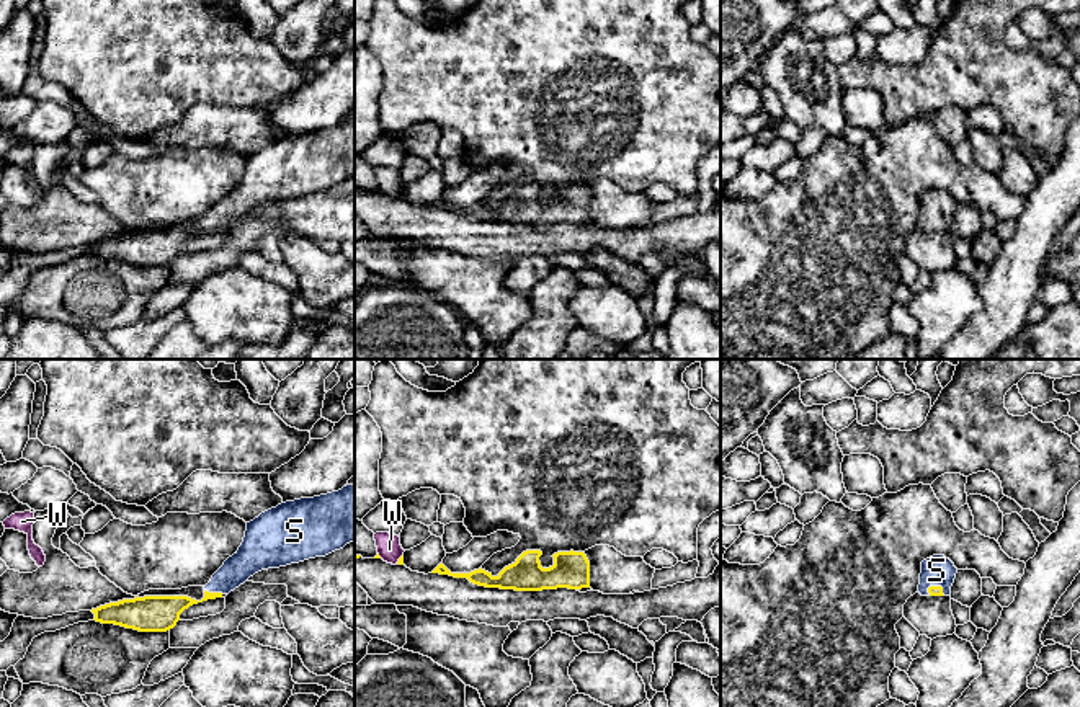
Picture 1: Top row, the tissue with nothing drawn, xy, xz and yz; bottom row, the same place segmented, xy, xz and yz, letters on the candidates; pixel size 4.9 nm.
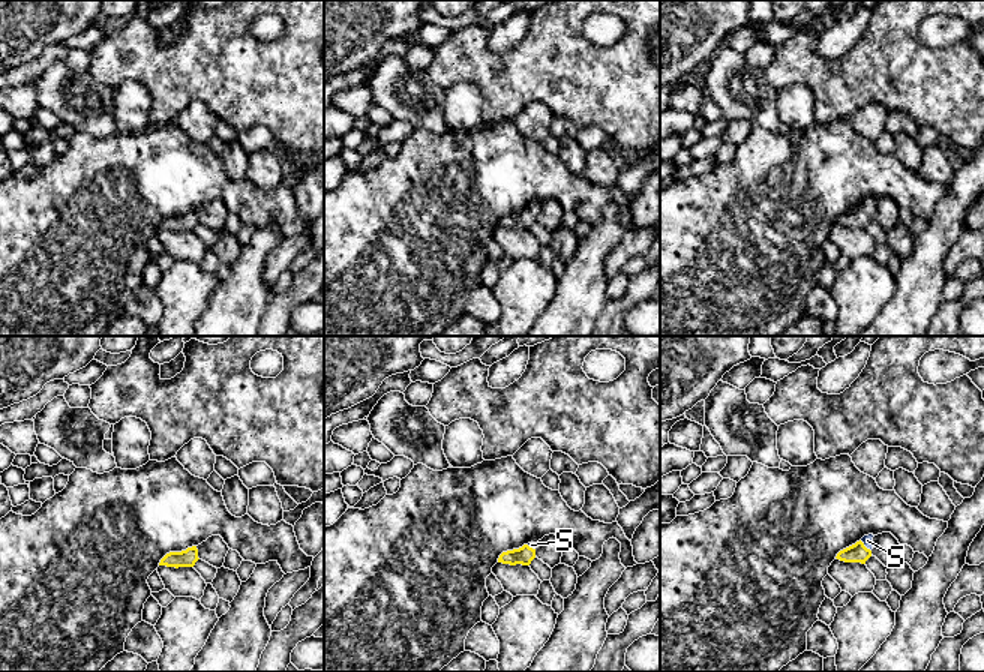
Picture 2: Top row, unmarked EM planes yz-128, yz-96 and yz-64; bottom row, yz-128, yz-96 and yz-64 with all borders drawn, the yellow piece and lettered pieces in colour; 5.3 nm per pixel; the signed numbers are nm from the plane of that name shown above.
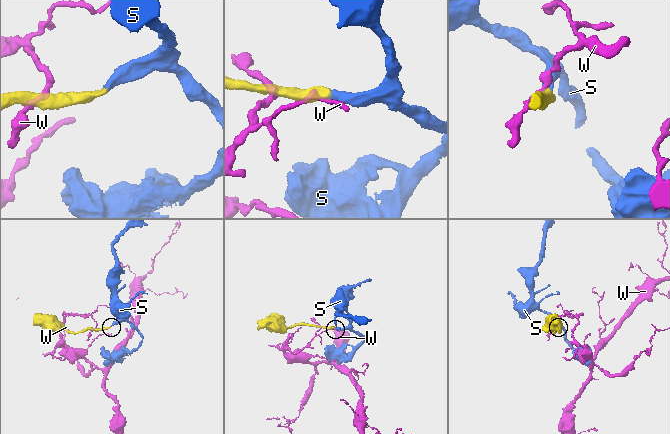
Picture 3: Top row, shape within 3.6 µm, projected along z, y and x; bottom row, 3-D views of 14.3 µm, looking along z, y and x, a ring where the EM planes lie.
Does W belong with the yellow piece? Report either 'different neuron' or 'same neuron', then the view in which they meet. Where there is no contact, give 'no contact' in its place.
different neuron | xz

